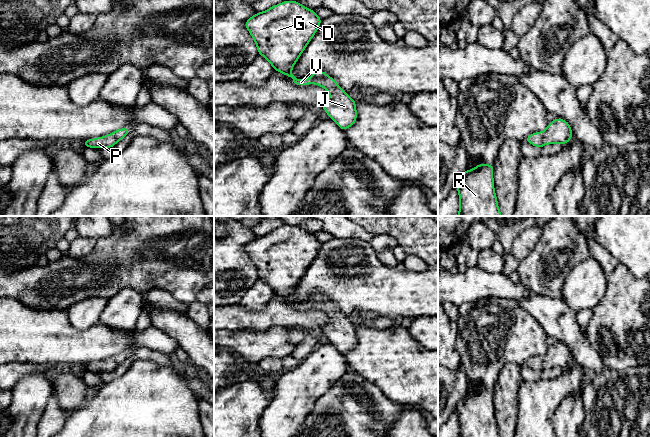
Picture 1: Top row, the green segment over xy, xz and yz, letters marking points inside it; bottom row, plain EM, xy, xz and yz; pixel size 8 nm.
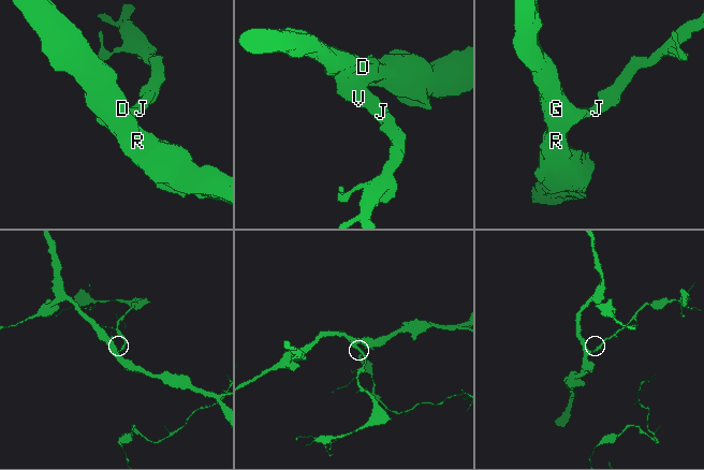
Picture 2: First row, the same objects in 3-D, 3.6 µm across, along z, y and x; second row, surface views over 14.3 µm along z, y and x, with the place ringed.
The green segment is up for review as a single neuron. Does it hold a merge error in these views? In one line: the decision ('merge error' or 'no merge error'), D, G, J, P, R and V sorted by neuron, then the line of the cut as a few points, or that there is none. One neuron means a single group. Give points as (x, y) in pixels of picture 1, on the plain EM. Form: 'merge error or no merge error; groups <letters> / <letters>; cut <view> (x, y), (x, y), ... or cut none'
no merge error; groups D G J P R V; cut none

